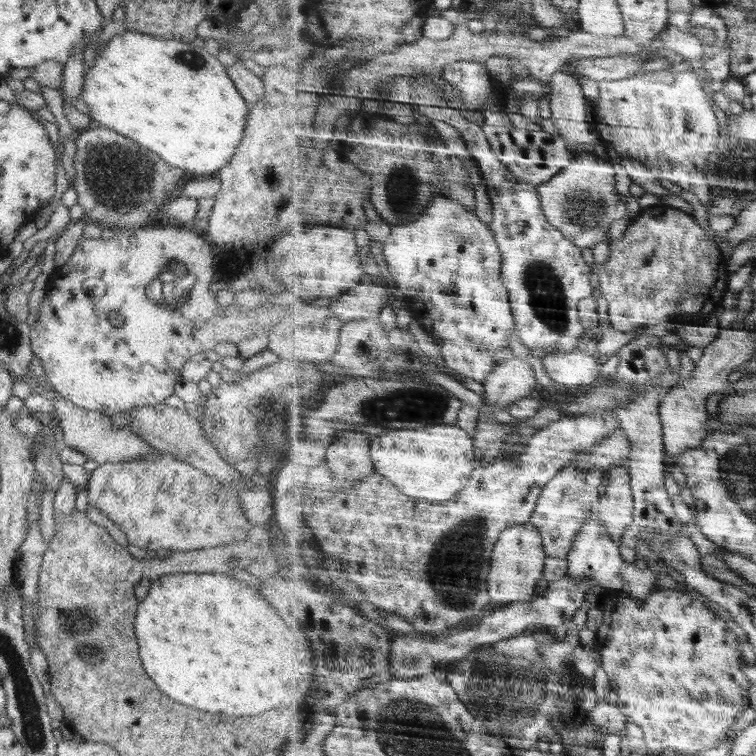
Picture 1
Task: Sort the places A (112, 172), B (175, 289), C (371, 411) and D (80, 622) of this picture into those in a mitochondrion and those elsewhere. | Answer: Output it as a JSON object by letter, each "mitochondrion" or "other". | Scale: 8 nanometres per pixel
{"A":"mitochondrion","B":"mitochondrion","C":"mitochondrion","D":"mitochondrion"}

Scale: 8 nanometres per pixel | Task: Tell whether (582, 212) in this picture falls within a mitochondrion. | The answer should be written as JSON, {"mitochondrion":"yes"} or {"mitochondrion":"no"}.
{"mitochondrion":"yes"}

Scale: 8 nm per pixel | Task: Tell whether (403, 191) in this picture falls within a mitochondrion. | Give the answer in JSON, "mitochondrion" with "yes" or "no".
{"mitochondrion":"yes"}

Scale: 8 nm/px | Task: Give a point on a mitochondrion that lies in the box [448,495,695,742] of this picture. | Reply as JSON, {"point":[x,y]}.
{"point":[498,685]}

